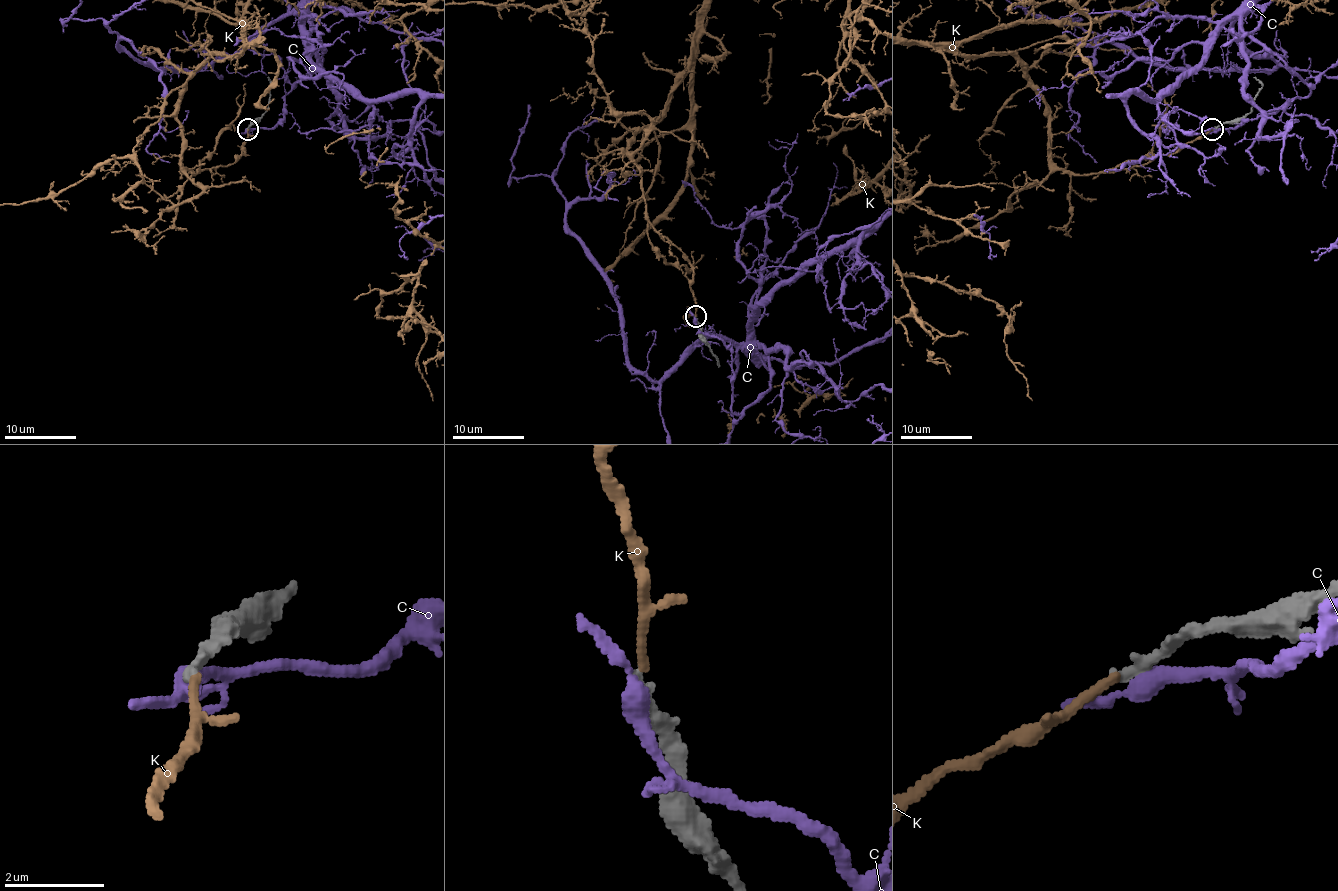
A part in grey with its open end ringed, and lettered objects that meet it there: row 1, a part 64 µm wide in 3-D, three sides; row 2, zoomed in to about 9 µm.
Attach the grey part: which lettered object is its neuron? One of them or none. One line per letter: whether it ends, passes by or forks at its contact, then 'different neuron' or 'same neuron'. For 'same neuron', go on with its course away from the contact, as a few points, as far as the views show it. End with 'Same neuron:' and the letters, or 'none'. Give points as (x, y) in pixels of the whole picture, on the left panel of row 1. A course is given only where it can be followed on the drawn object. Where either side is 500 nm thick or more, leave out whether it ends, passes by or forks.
C: it passes by | different neuron
K: it ends | different neuron
Same neuron: none

